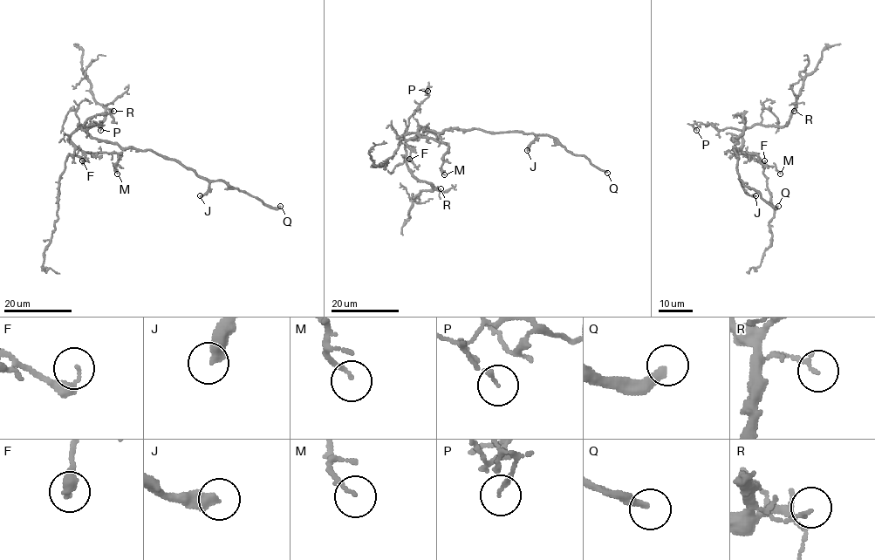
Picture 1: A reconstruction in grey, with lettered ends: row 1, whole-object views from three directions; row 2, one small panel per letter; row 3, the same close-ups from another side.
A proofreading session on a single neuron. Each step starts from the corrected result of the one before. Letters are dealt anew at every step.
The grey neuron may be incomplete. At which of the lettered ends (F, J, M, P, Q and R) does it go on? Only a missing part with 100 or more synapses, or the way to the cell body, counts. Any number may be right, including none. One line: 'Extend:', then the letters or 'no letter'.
Extend: J, Q

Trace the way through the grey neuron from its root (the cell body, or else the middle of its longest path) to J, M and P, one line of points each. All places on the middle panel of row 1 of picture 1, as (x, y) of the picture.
J: (420, 129), (438, 133), (456, 128), (533, 133), (536, 138), (527, 150)
M: (420, 129), (409, 140), (397, 137), (418, 133), (443, 142), (447, 146), (440, 167), (444, 174)
P: (420, 129), (409, 140), (404, 138), (409, 118), (427, 97), (427, 91)

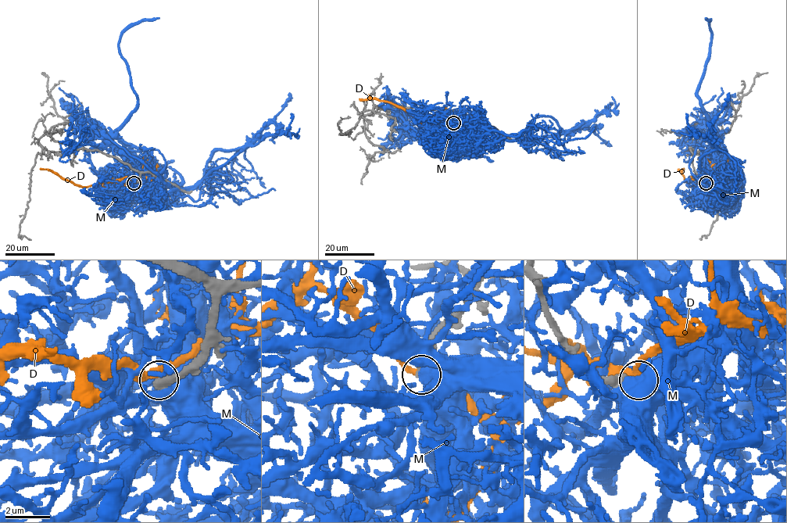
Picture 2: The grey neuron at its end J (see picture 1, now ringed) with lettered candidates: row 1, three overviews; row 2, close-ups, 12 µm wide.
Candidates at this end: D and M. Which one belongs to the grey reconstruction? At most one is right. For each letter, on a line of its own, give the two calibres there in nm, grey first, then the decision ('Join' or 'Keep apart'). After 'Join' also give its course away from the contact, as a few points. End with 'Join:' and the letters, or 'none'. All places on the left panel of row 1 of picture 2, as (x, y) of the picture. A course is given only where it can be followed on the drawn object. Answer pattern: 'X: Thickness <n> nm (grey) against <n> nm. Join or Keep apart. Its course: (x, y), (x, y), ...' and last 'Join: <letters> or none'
D: Thickness 500 nm (grey) against 280 nm. Keep apart
M: Thickness 600 nm (grey) against 600 nm. Keep apart
Join: none

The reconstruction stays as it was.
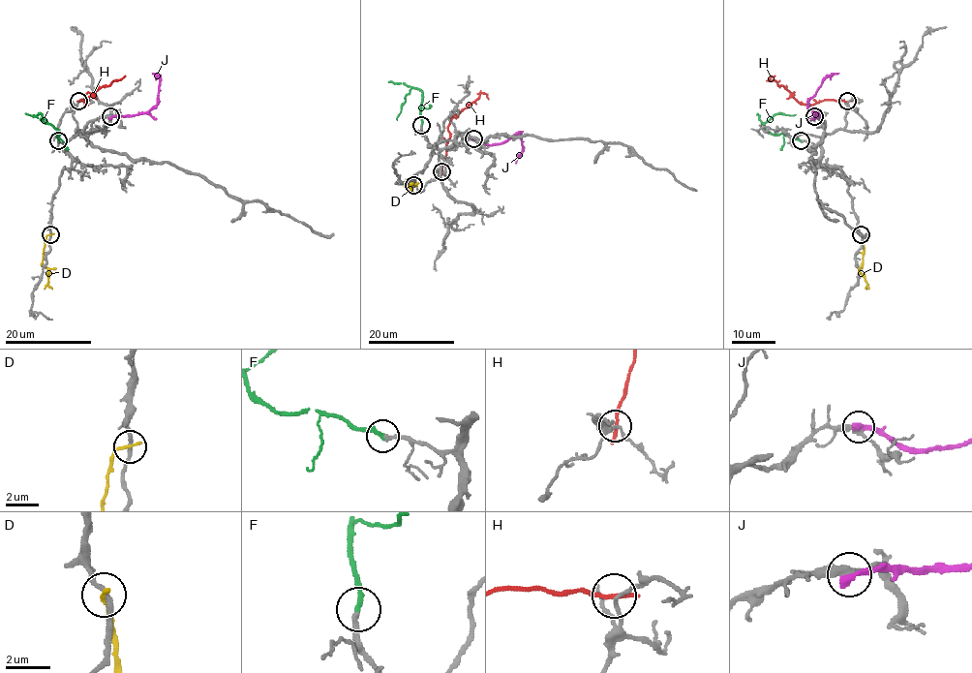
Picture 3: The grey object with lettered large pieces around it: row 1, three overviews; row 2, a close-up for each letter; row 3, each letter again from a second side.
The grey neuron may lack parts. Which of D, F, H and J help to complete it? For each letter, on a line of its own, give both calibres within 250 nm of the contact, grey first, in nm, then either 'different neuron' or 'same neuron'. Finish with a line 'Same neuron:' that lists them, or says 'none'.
D: 200 nm thick on the grey side, 240 nm on the other; different neuron
F: 240 nm thick on the grey side, 260 nm on the other; same neuron
H: 130 nm thick on the grey side, 260 nm on the other; different neuron
J: 320 nm thick on the grey side, 400 nm on the other; different neuron
Same neuron: F

